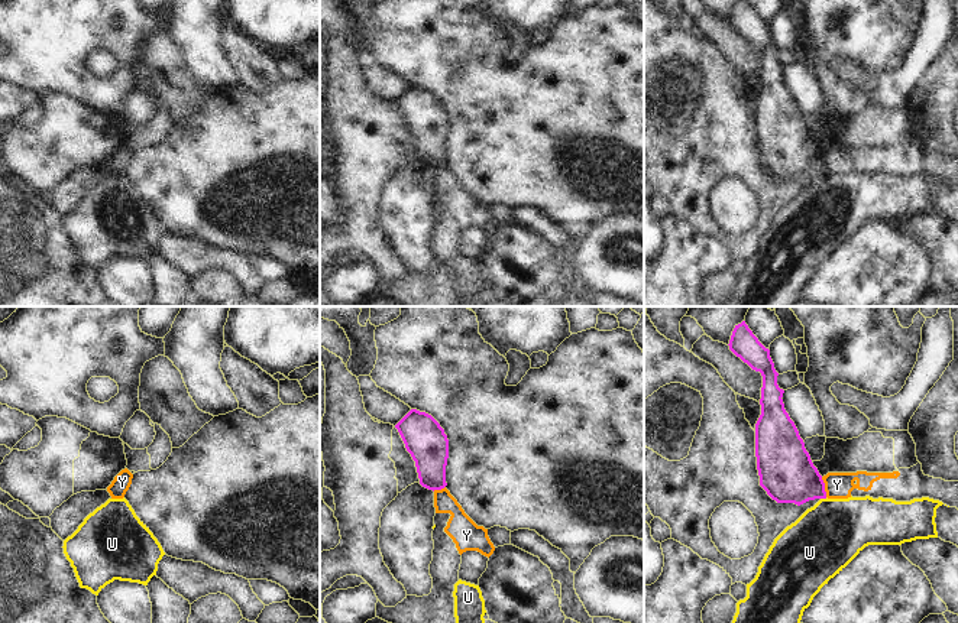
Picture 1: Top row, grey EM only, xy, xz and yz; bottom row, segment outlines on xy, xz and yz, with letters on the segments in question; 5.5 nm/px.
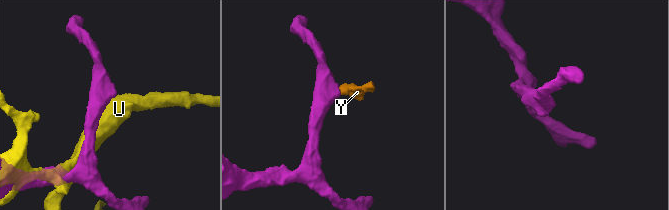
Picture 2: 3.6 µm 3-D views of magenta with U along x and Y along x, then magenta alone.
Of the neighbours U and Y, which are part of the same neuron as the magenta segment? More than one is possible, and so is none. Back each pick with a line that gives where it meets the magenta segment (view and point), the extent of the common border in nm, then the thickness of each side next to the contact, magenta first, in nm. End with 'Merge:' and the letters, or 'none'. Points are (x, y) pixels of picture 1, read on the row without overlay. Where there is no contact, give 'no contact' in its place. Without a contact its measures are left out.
Merge: none

